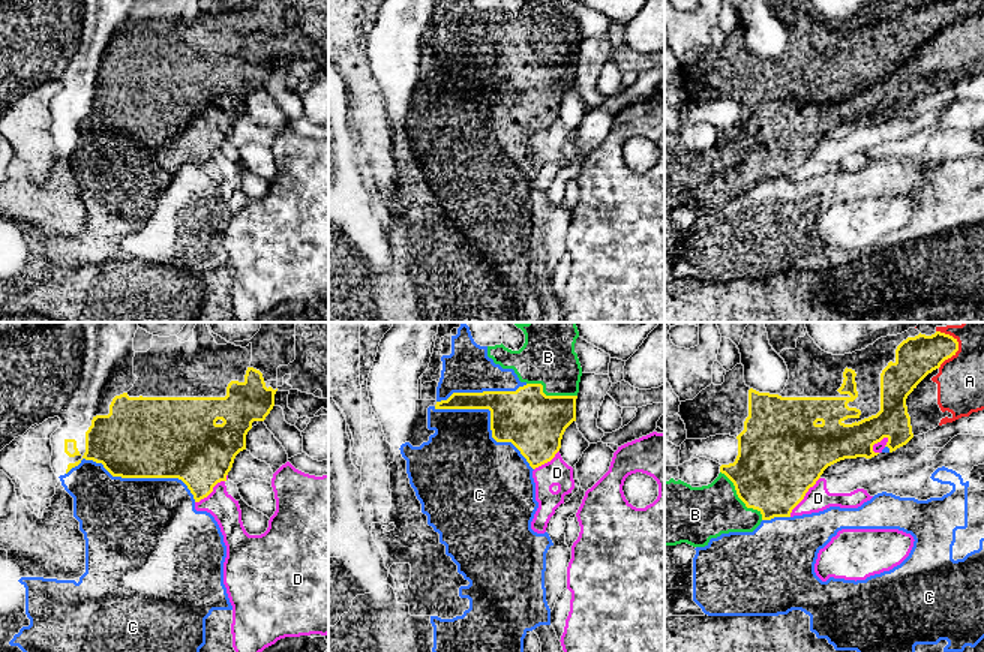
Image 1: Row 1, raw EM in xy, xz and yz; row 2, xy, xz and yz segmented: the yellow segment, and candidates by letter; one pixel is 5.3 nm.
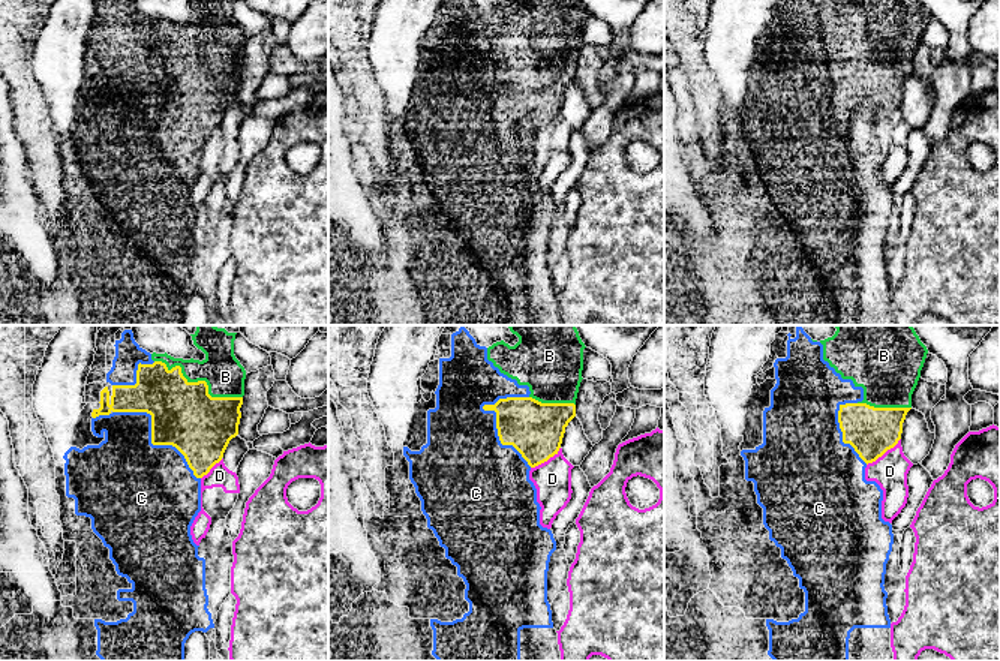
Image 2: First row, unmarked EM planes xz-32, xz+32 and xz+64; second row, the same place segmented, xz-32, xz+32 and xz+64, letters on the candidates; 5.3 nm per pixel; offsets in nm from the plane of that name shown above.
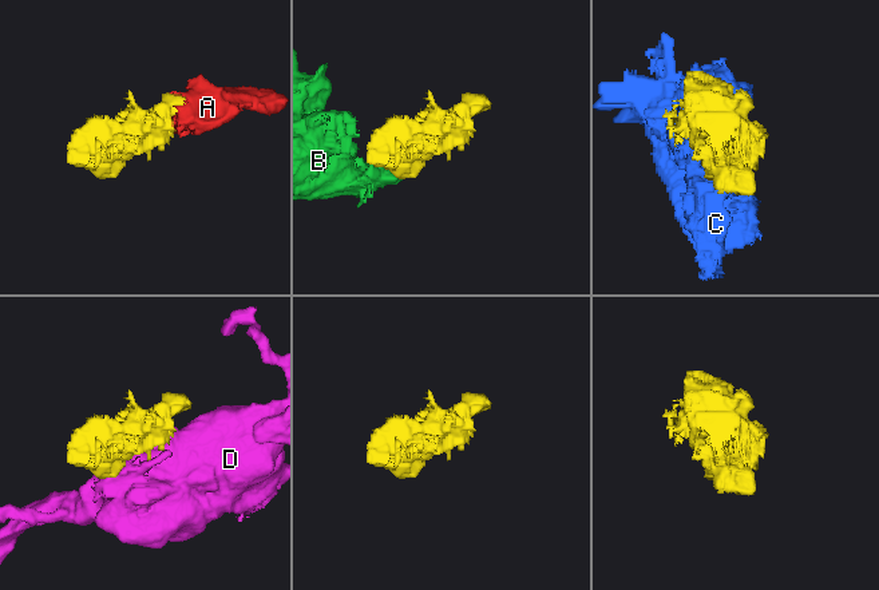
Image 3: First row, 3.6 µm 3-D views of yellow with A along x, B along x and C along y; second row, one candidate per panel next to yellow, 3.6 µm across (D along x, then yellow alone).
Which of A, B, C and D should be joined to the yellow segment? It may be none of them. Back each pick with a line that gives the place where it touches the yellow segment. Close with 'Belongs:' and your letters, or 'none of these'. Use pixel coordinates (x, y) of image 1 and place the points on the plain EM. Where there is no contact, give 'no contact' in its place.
A: contact yz (953, 18)
B: contact yz (738, 161)
Belongs: A, B

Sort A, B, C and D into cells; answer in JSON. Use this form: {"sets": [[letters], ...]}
{"sets": [["A", "B"], ["C"], ["D"]]}

